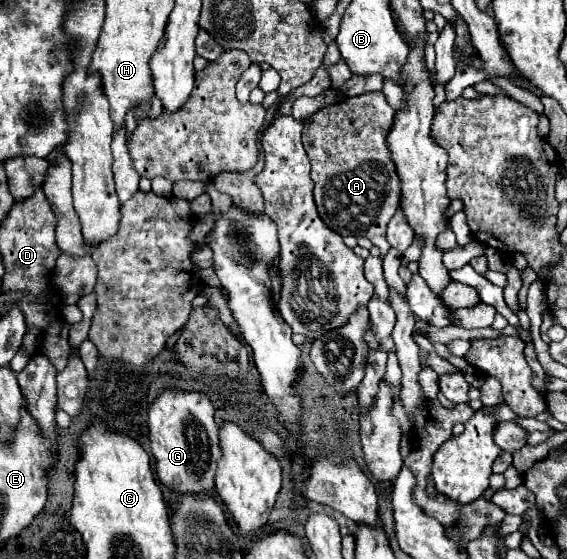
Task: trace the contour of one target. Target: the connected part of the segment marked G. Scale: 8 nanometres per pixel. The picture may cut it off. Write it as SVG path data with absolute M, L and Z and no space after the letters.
M163 388L149 406L149 440L151 452L157 460L159 480L175 492L209 492L215 486L217 460L221 458L215 408L205 392L185 392L177 388Z

